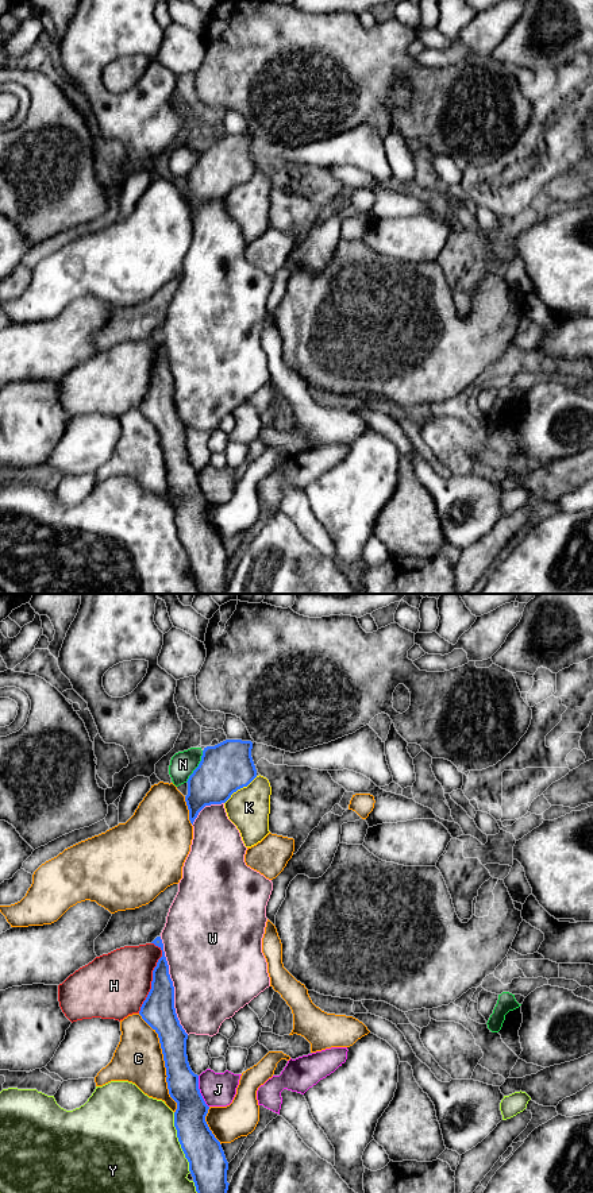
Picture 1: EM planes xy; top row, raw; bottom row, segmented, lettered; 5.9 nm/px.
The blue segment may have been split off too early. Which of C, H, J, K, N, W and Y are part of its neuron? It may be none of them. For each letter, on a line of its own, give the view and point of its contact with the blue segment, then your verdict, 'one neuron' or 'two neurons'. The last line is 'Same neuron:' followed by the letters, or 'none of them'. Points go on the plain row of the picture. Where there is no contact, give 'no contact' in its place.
C: xy (165, 459) | two neurons
H: xy (153, 373) | two neurons
J: xy (199, 487) | one neuron
K: xy (239, 184) | two neurons
N: xy (197, 162) | two neurons
W: xy (172, 381) | two neurons
Y: xy (178, 536) | two neurons
Same neuron: J

